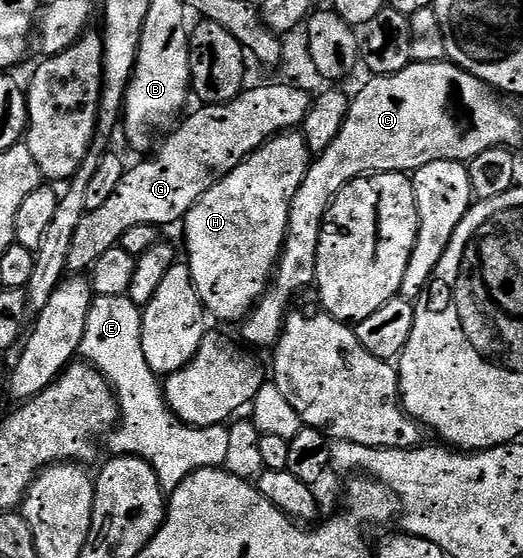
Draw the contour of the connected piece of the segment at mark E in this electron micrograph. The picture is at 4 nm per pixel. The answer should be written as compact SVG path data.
M130 295L95 296L91 301L89 322L85 326L85 338L81 338L79 356L105 377L115 392L115 399L119 402L121 419L105 440L105 448L108 448L108 453L111 456L140 456L141 459L148 460L155 468L164 493L170 494L177 486L181 486L181 482L185 482L185 478L189 478L189 474L202 468L224 467L230 430L229 427L222 424L195 428L192 424L186 424L175 417L165 399L160 377L151 369L149 362L145 362L145 350L141 346L139 337L142 332L143 313L140 305L133 303Z

